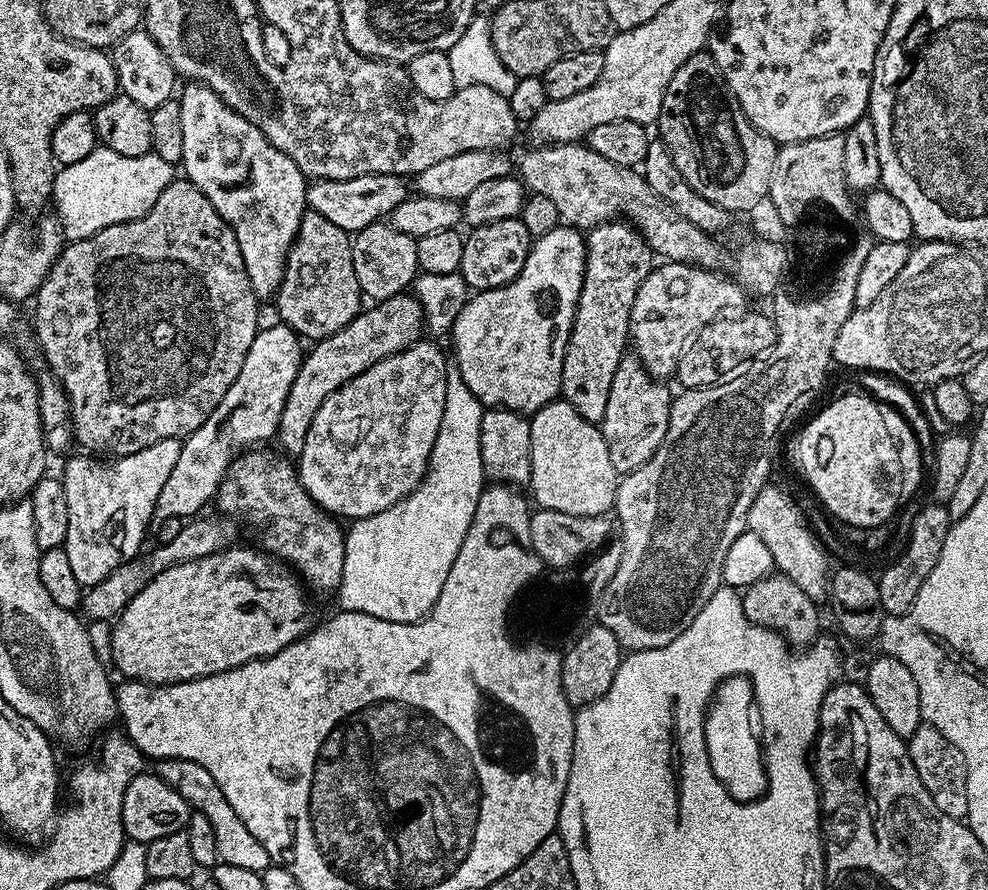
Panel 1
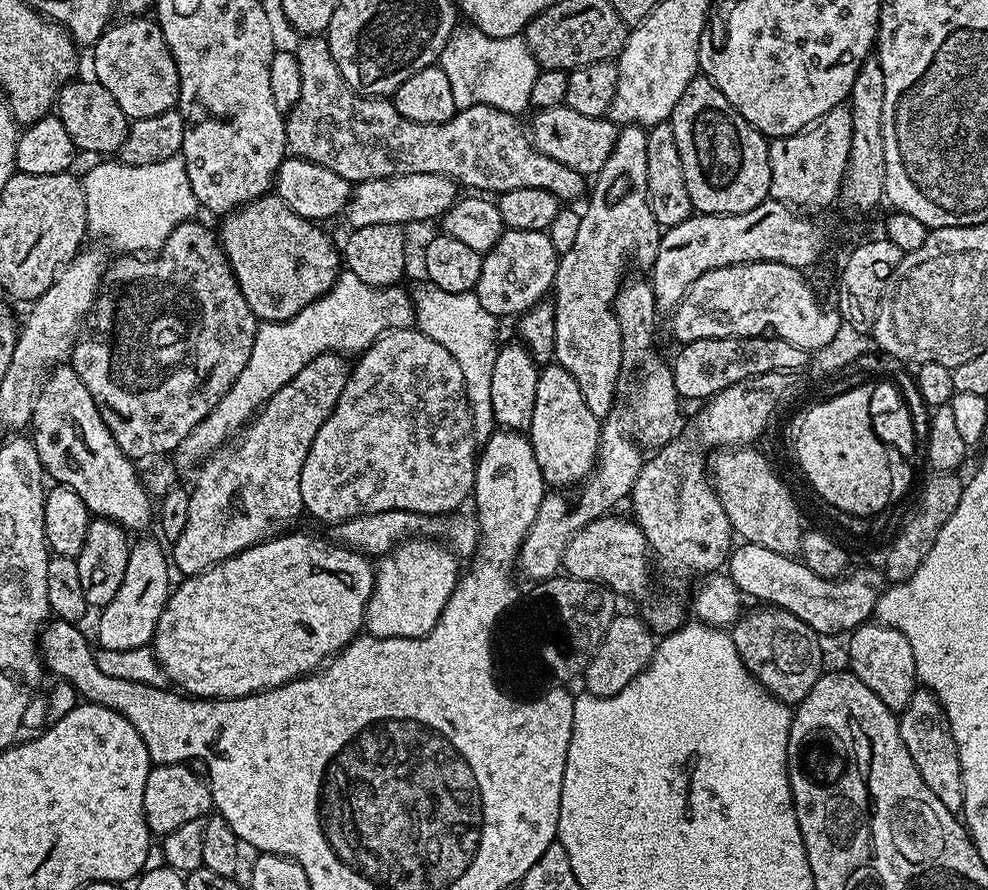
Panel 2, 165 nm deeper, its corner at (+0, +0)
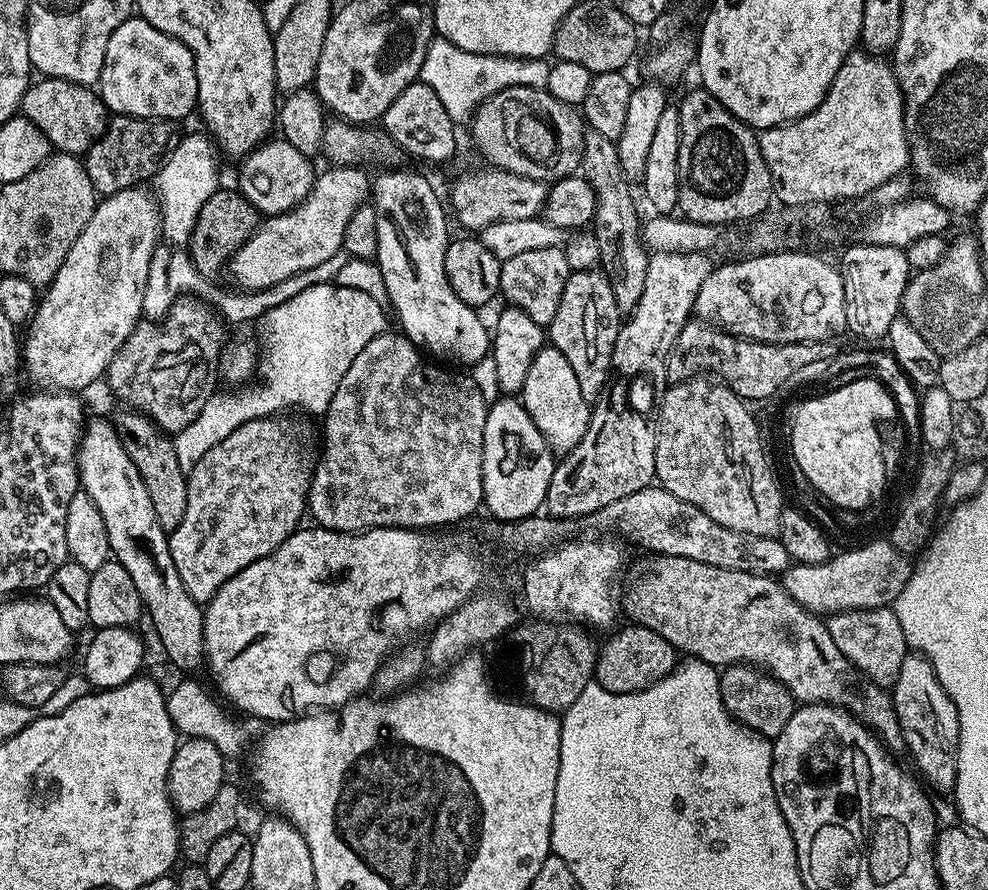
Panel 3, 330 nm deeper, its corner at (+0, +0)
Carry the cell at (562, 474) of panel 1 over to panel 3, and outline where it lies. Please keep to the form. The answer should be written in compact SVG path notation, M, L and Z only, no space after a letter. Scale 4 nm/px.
M551 346L541 348L534 362L530 364L522 403L553 453L567 454L580 447L582 438L588 433L590 401L582 398L578 378L574 375L570 362L566 362L566 354Z

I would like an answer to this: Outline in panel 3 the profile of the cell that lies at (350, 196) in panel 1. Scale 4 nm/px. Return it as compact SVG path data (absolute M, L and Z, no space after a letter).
M272 138L254 149L243 159L240 168L239 191L251 200L265 217L280 216L303 204L312 194L317 173L312 173L313 161L302 155L283 138Z

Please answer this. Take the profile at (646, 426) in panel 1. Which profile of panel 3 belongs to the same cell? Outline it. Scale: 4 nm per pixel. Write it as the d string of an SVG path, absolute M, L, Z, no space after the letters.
M591 130L584 134L584 163L582 175L596 195L596 214L594 228L616 247L616 257L612 260L612 293L621 317L631 317L639 304L646 287L646 272L649 260L649 249L642 235L642 223L636 217L636 204L632 201L630 181L624 177L622 162L618 162L616 142L606 138L606 134L598 134Z

